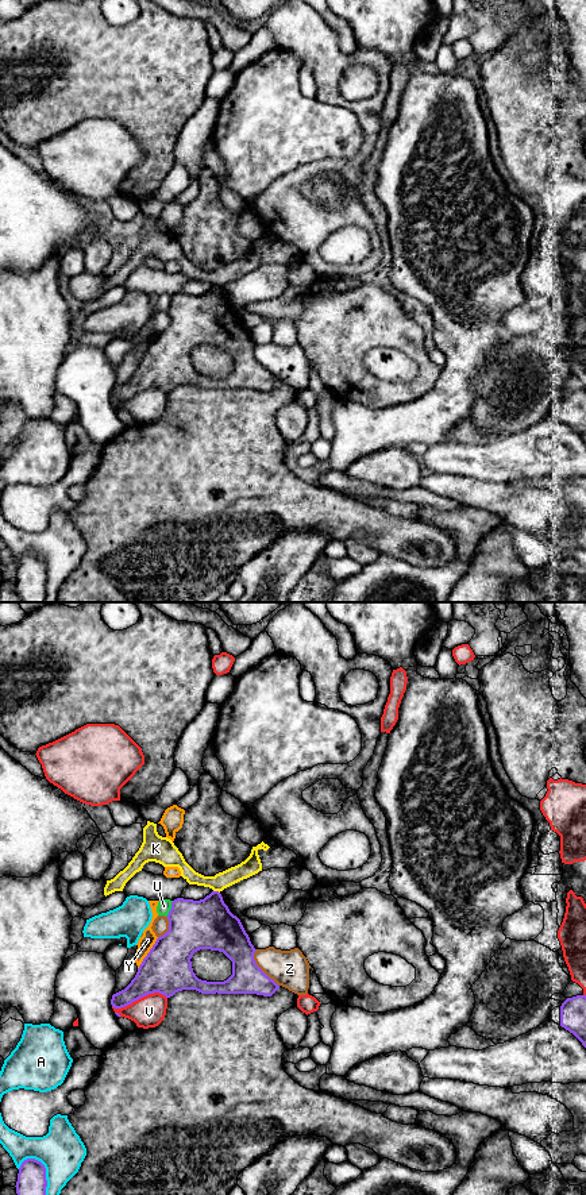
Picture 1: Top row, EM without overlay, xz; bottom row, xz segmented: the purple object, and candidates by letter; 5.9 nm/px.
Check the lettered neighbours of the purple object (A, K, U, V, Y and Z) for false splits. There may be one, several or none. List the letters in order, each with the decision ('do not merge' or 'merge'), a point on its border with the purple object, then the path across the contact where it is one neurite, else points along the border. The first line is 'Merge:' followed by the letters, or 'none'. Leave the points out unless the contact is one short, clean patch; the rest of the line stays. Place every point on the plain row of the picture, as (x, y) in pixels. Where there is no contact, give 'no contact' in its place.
Merge: none
A: do not merge | xz (45, 573)
K: do not merge | xz (216, 286) | along xz (214, 285), (219, 288)
U: do not merge | xz (170, 304)
V: do not merge | xz (139, 393)
Y: do not merge | xz (147, 349)
Z: do not merge | xz (259, 363)

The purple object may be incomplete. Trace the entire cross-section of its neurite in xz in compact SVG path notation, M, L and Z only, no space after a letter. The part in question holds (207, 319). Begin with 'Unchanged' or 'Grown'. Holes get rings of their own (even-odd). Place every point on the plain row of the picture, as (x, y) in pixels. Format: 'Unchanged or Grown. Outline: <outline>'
Unchanged. Outline: M219 286L200 296L174 294L167 315L169 325L157 334L131 378L112 390L112 402L126 402L154 388L166 393L182 385L271 392L279 383L257 361L257 344ZM200 344L223 347L232 356L232 370L224 377L198 374L190 354Z

